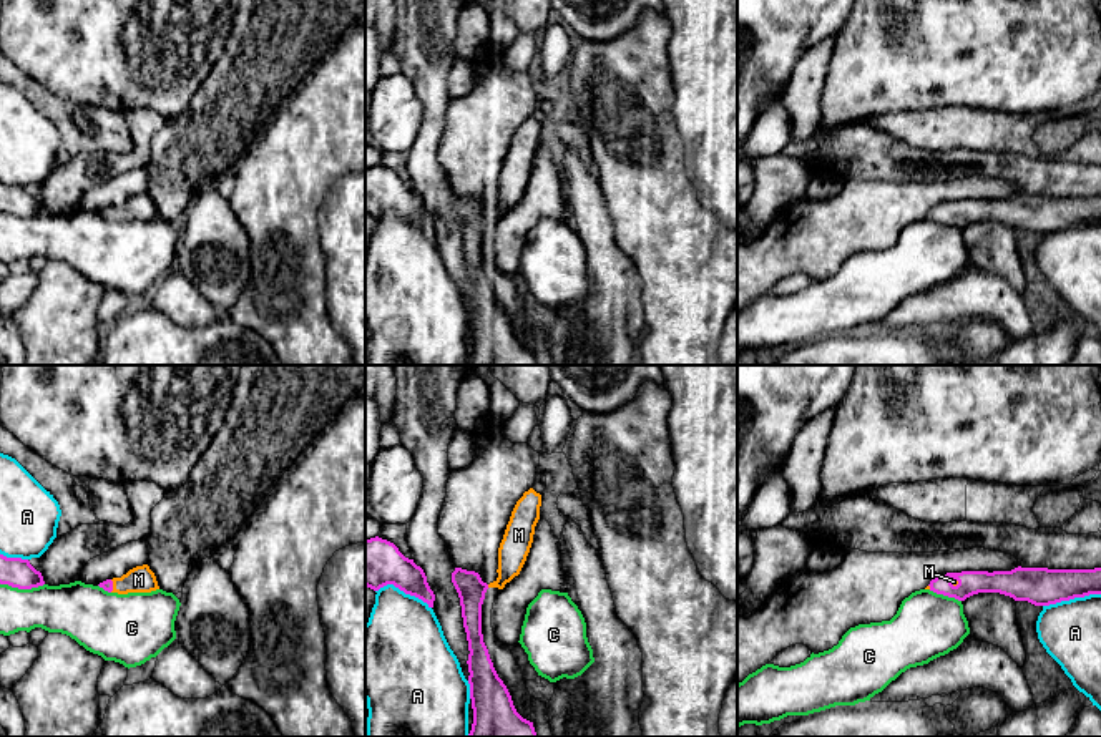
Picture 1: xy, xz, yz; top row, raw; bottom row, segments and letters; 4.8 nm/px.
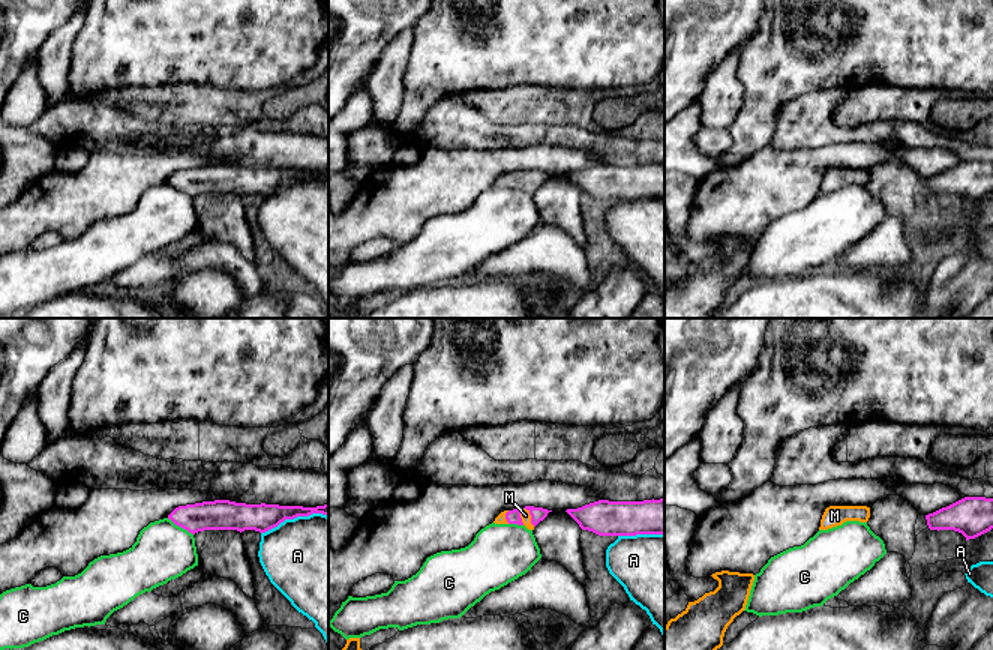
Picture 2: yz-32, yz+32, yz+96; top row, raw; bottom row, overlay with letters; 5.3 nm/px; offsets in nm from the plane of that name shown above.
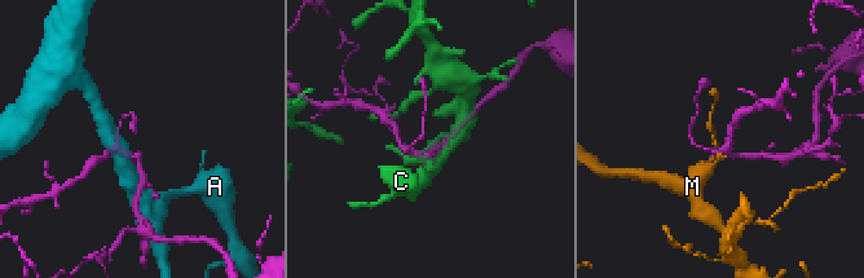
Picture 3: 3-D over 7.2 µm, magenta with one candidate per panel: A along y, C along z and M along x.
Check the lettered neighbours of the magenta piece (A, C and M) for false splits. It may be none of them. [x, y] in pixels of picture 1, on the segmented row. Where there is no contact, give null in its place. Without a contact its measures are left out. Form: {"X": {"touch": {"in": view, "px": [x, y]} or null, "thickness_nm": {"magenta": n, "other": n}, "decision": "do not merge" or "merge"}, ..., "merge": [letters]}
{"A": {"touch": {"in": "xz", "px": [404, 591]}, "thickness_nm": {"magenta": 240, "other": 400}, "decision": "do not merge"}, "C": {"touch": {"in": "xy", "px": [22, 588]}, "thickness_nm": {"magenta": 140, "other": 240}, "decision": "do not merge"}, "M": {"touch": {"in": "yz", "px": [955, 578]}, "thickness_nm": {"magenta": 120, "other": 30}, "decision": "merge"}, "merge": ["M"]}

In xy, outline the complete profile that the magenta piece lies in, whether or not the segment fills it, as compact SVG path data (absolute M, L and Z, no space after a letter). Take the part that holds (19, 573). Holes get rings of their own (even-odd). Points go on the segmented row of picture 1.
M0 554L0 584L8 584L18 589L32 589L43 586L43 576L28 559L7 558Z

